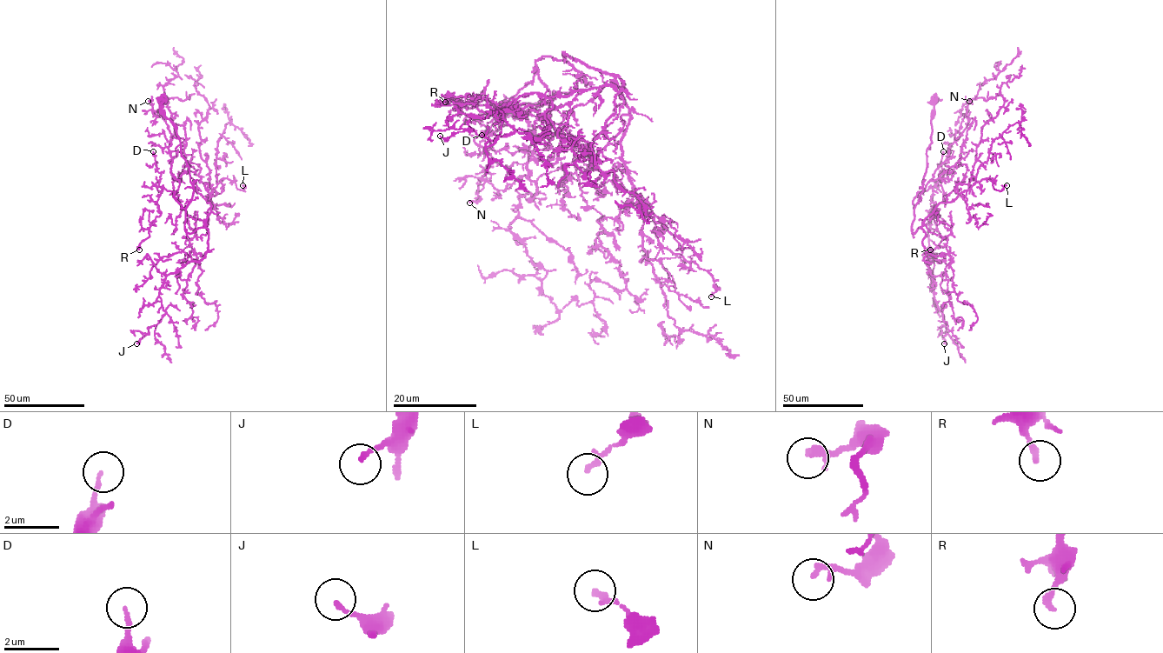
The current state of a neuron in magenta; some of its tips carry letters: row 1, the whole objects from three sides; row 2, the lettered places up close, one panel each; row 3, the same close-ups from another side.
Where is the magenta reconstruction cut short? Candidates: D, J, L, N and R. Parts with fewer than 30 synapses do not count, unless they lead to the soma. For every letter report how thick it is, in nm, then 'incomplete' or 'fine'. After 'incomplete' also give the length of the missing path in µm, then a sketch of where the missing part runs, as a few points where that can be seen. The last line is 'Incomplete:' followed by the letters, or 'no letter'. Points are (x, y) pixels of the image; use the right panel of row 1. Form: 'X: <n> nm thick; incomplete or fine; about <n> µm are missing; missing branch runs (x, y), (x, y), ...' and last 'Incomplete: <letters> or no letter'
D: 140 nm thick; fine
J: 160 nm thick; fine
L: 190 nm thick; fine
N: 170 nm thick; fine
R: 220 nm thick; fine
Incomplete: no letter

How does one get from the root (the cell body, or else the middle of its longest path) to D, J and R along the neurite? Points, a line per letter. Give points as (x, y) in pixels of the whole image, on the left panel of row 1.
D: (161, 101), (161, 109), (179, 140), (194, 189), (184, 208), (173, 191), (158, 185), (161, 174), (153, 151)
J: (161, 101), (194, 189), (184, 229), (206, 228), (208, 249), (167, 276), (159, 294), (165, 313), (136, 343)
R: (161, 101), (194, 193), (182, 208), (173, 191), (162, 189), (156, 202), (161, 214), (139, 249)

